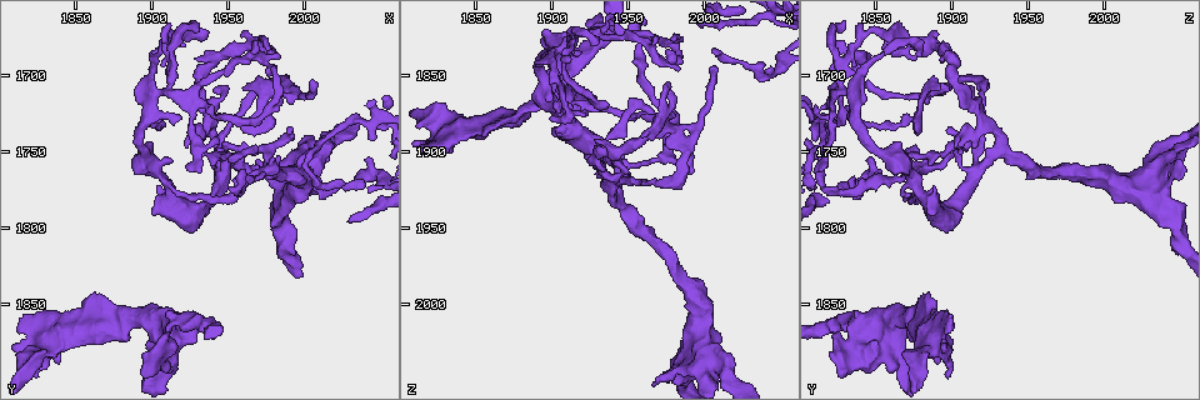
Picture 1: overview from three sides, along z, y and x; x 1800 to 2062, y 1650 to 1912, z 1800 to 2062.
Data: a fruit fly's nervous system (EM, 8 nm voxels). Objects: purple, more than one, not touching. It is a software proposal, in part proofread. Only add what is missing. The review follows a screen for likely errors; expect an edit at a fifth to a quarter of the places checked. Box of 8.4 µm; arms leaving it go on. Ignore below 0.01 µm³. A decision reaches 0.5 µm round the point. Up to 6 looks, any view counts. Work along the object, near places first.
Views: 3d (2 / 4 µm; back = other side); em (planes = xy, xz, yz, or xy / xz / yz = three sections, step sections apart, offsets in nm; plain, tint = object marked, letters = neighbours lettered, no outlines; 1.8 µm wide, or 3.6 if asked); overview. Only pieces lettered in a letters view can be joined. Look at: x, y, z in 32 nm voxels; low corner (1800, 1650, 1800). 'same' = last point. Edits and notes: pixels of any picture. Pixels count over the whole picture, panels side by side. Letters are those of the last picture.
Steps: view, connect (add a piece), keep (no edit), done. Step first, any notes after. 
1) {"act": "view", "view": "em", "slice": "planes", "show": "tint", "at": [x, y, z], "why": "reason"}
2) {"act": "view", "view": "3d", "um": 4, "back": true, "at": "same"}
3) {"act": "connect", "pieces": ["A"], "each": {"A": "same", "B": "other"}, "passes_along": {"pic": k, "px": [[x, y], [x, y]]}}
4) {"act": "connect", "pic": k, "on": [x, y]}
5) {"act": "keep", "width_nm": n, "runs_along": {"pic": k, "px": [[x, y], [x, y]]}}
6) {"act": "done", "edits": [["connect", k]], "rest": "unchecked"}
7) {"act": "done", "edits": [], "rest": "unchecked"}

{"act": "view", "view": "3d", "um": 4, "at": [1900, 1686, 1878], "why": "tapers out"}

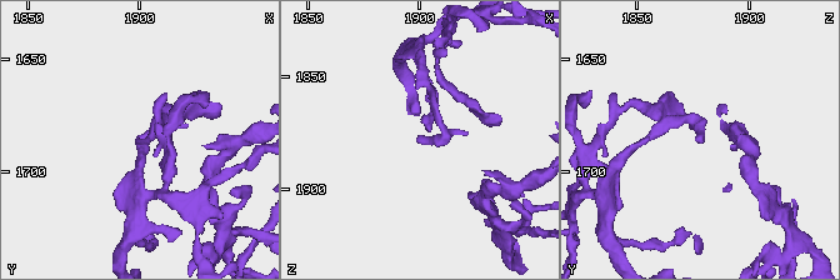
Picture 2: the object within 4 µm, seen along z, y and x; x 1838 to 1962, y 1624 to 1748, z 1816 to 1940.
{"act": "view", "view": "em", "slice": "planes", "show": "letters", "at": [1898, 1685, 1878], "why": "now the EM"}

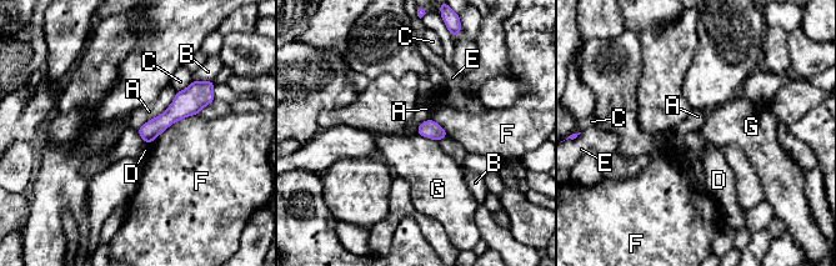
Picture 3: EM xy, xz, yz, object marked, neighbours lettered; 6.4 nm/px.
{"act": "keep", "each": {"A": "other", "B": "other", "C": "other", "D": "other", "E": "other", "F": "other", "G": "other"}, "runs_along": {"pic": 3, "px": [[200, 91], [144, 135]]}, "found": "no lettered piece goes on from it"}

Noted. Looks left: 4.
{"act": "view", "view": "em", "um": 3.6, "slice": "planes", "show": "plain", "at": [1964, 1746, 1876], "why": "tapers out"}

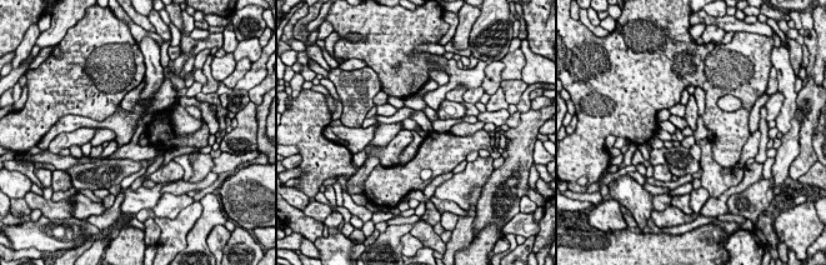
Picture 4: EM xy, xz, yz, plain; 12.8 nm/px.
{"act": "view", "view": "em", "um": 3.6, "slice": "planes", "show": "letters", "at": "same"}

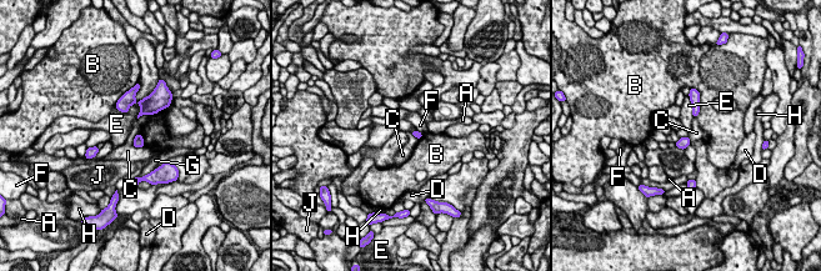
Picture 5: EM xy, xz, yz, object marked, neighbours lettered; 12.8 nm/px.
{"act": "keep", "width_nm": 90, "each": {"A": "other", "B": "other", "C": "other", "D": "other", "E": "other", "F": "other", "G": "other", "H": "other", "J": "other"}, "found": "none of them fits"}

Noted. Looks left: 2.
{"act": "view", "view": "em", "slice": "planes", "show": "letters", "at": [1916, 1860, 1836], "why": "closes a loop"}

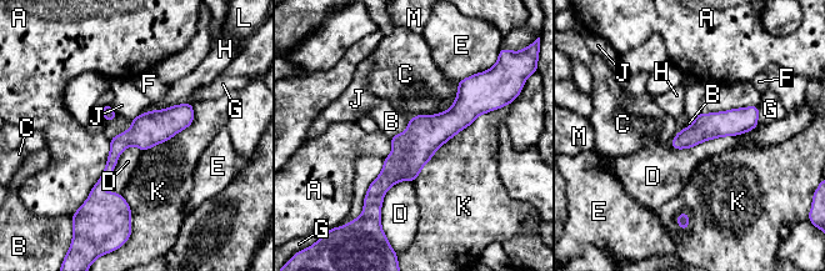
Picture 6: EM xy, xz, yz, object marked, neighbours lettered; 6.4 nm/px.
{"act": "keep", "each": {"A": "other", "B": "other", "C": "other", "D": "other", "E": "other", "F": "other", "G": "other", "H": "other", "J": "other", "K": "other", "L": "other", "M": "other"}, "runs_along": {"pic": 6, "px": [[484, 106], [436, 129], [370, 192]]}, "found": "no lettered piece goes on from it"}

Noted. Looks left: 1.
{"act": "done", "edits": [], "rest": "unchecked"}

